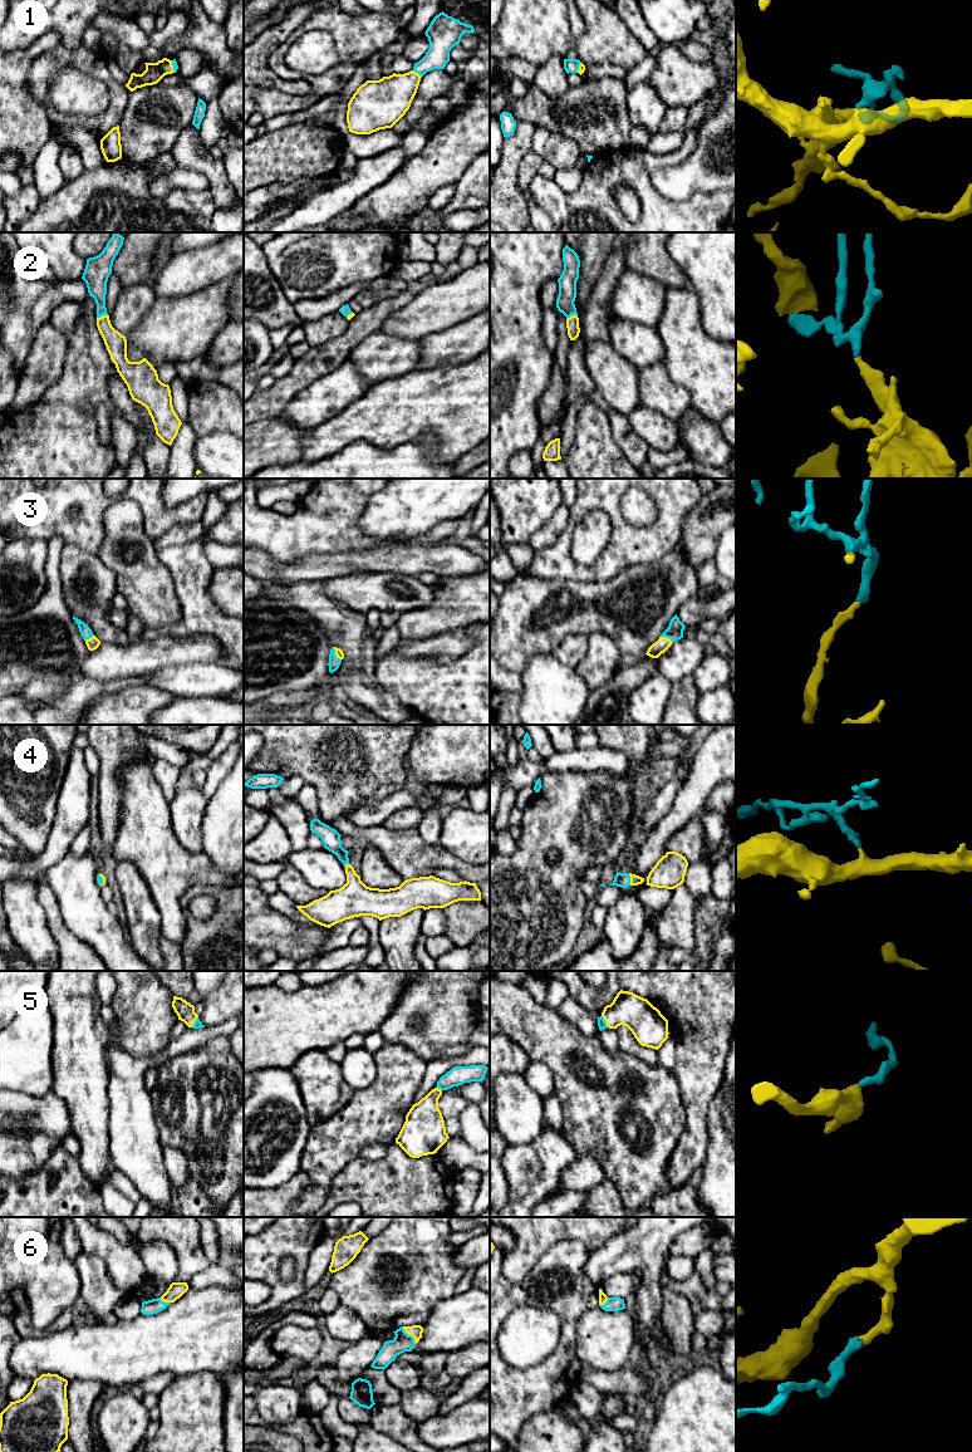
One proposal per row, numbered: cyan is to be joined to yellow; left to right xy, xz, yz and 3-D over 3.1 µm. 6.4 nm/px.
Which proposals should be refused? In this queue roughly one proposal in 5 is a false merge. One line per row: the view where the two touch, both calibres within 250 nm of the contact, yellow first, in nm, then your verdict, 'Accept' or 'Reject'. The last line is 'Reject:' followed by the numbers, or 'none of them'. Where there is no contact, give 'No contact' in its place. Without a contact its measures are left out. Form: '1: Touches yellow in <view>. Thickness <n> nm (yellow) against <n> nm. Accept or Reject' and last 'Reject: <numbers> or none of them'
1: Touches yellow in xz. Thickness 280 nm (yellow) against 150 nm. Accept
2: Touches yellow in xy. Thickness 140 nm (yellow) against 150 nm. Accept
3: Touches yellow in yz. Thickness 90 nm (yellow) against 110 nm. Accept
4: Touches yellow in yz. Thickness 60 nm (yellow) against 100 nm. Accept
5: Touches yellow in yz. Thickness 220 nm (yellow) against 60 nm. Accept
6: Touches yellow in xz. Thickness 80 nm (yellow) against 120 nm. Accept
Reject: none of them

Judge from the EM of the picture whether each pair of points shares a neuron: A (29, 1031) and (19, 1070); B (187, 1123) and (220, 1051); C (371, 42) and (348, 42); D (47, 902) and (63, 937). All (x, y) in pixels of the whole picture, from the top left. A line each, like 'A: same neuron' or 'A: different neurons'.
A: same neuron
B: same neuron
C: same neuron
D: same neuron

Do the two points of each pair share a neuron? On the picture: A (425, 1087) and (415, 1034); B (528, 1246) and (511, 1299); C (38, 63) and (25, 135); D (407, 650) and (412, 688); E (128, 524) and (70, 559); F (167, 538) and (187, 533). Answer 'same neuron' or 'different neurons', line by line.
A: different neurons
B: different neurons
C: different neurons
D: different neurons
E: different neurons
F: same neuron

